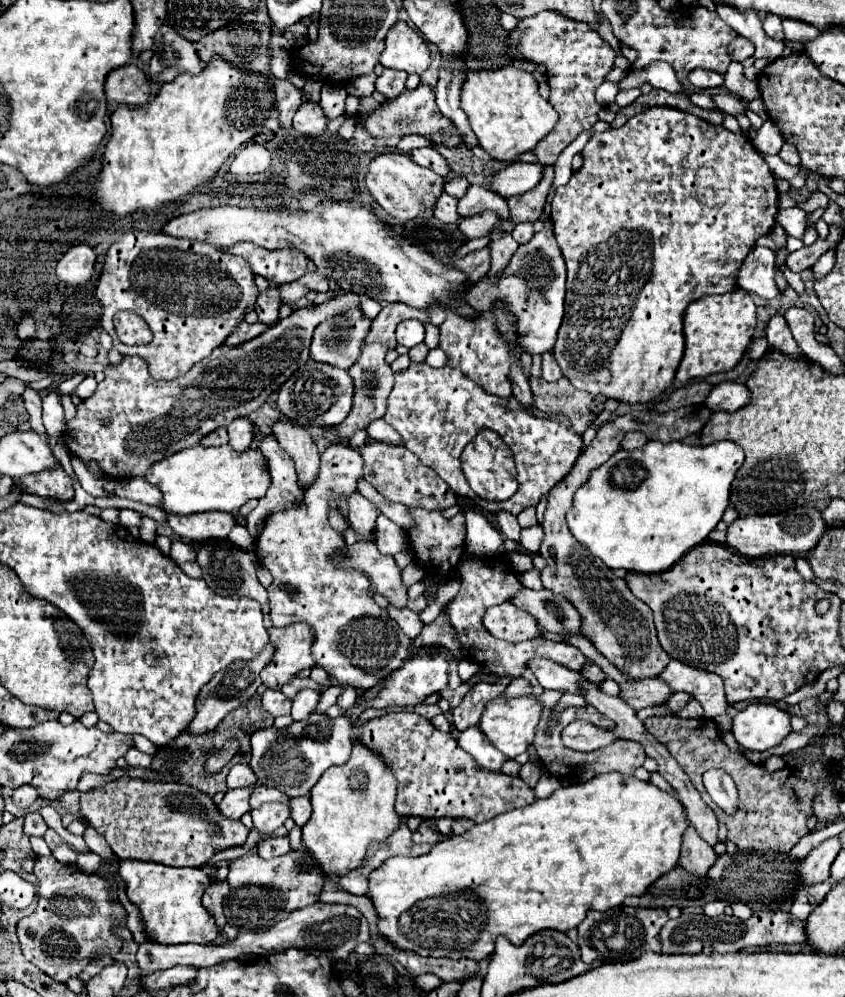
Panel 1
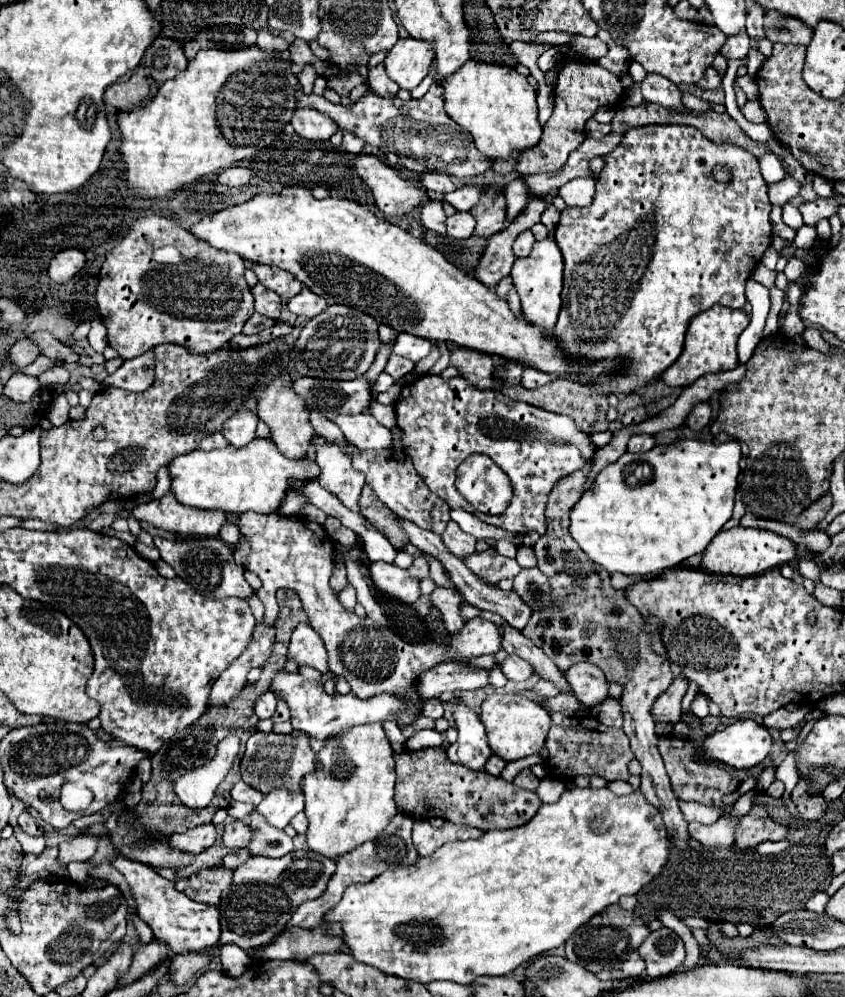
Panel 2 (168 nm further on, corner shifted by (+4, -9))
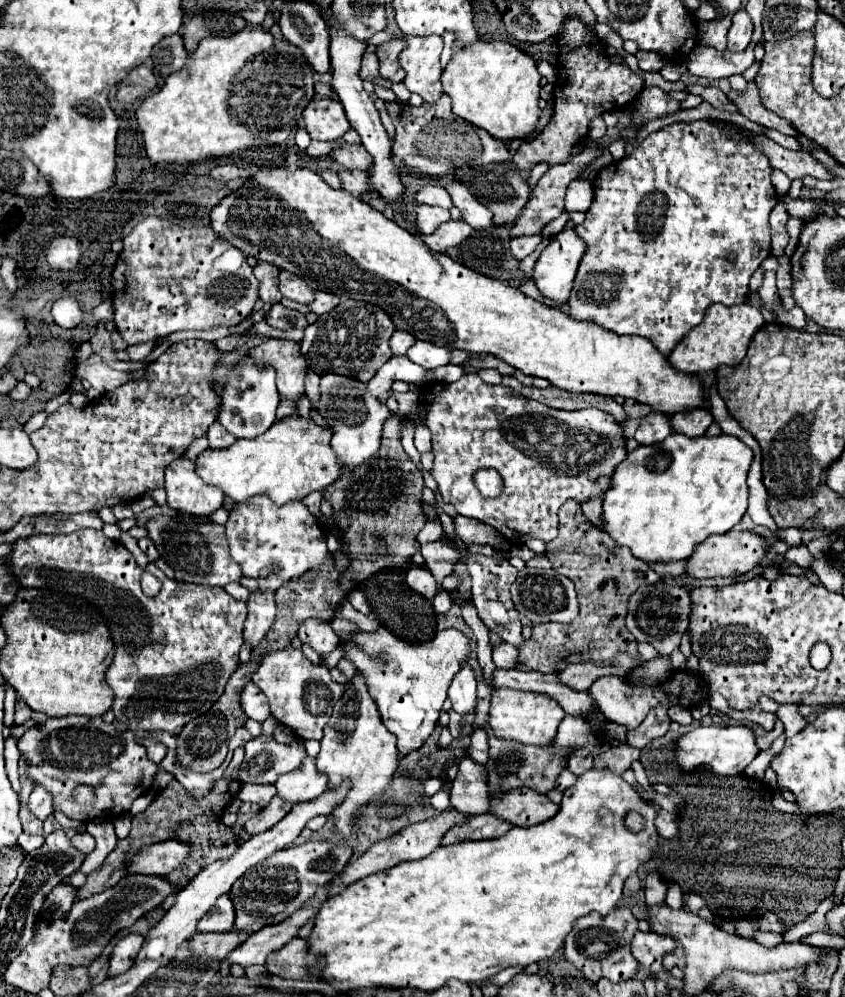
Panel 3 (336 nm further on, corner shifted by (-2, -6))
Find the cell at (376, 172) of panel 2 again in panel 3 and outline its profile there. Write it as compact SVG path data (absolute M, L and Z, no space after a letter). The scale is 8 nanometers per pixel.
M345 144L341 148L335 148L331 156L347 170L369 170L369 162L373 162L373 158L369 158L369 152L363 146Z

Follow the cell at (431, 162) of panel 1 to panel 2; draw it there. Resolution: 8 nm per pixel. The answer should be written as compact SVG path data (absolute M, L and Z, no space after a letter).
M425 173L425 175L421 175L421 183L427 191L437 191L437 193L451 193L457 189L451 183L449 175L445 175L445 173Z

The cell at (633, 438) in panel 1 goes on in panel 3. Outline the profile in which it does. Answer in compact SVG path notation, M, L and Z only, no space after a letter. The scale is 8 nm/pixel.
M651 412L641 420L641 426L635 432L635 440L639 444L653 446L653 444L661 444L663 438L667 438L669 434L671 434L671 426L667 416Z

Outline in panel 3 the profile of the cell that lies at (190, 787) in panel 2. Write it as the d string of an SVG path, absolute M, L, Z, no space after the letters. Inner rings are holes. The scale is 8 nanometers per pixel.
M69 716L69 718L61 718L61 728L55 728L53 732L45 732L43 728L29 728L17 742L19 752L27 758L27 774L31 778L33 784L45 786L45 790L49 790L49 794L53 796L53 808L63 812L67 818L73 820L81 820L81 822L91 822L95 818L103 818L107 812L107 818L113 816L121 816L125 812L129 812L131 802L141 796L143 792L147 792L151 788L153 776L165 768L167 772L171 772L187 792L191 792L191 796L199 798L205 796L213 790L213 786L217 784L217 780L223 778L223 772L227 770L233 750L237 746L243 746L249 740L247 730L237 730L235 738L229 744L229 754L225 758L225 762L209 772L209 774L199 774L193 770L181 770L175 764L175 734L167 734L167 732L133 732L133 730L119 730L113 724L105 724L99 716L91 718L91 716ZM137 738L151 738L157 740L161 744L167 746L167 754L165 758L155 764L149 760L147 756L147 748L143 744L137 742ZM77 784L91 784L95 786L97 792L97 800L91 806L77 806L71 798L71 790Z

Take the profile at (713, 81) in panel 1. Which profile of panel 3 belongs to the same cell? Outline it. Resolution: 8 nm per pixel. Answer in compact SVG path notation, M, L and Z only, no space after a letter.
M753 44L739 54L729 50L721 54L709 46L697 46L697 50L689 54L687 70L693 76L701 76L707 80L721 80L733 74L743 74L751 66L749 60L753 60Z

